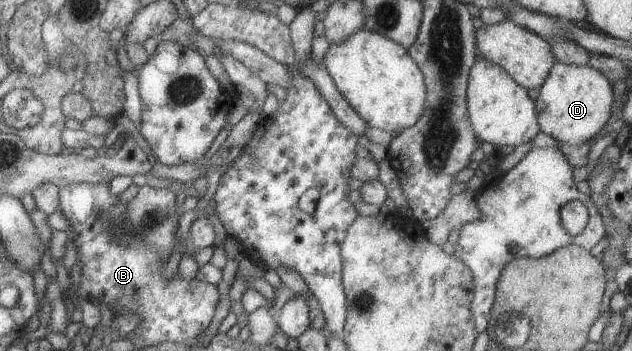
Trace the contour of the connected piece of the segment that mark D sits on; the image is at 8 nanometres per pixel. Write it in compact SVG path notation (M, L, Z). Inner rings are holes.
M554 62L548 77L538 88L535 110L539 131L560 143L580 145L598 134L606 121L613 118L611 83L594 68Z

